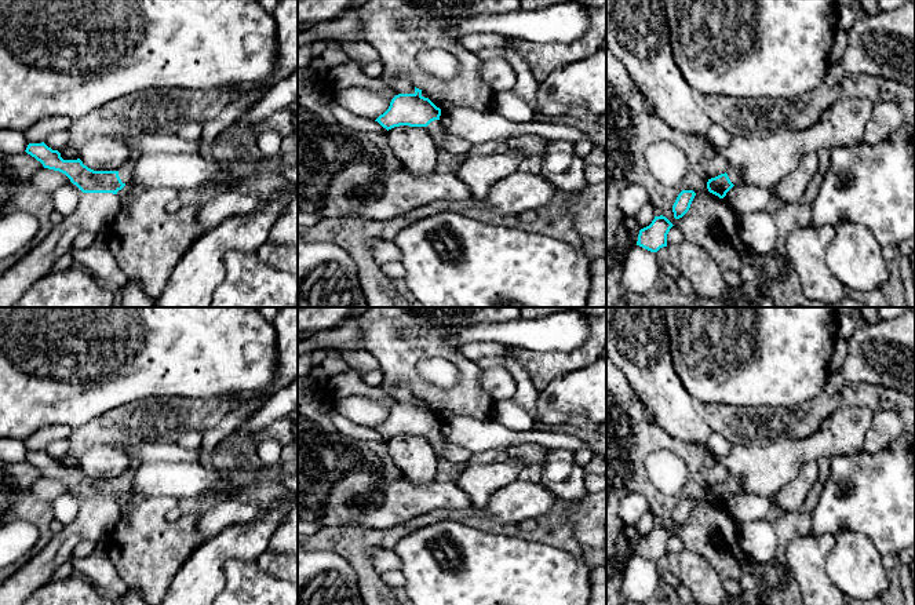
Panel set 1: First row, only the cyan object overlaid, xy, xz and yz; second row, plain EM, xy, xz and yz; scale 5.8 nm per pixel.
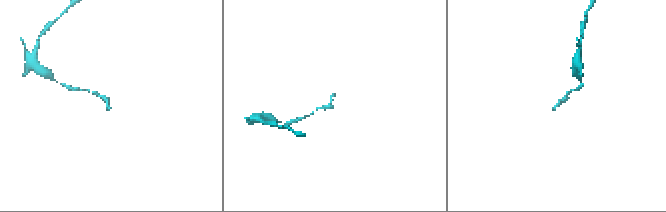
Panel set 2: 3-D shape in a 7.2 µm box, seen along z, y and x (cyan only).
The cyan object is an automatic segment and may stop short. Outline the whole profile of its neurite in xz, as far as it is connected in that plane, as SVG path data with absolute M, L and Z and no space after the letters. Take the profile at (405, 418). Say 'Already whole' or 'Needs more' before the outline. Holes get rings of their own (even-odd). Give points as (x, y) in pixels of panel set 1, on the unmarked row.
Needs more. M415 396L413 402L395 404L389 418L375 430L387 440L400 434L426 435L435 451L442 452L446 438L441 433L440 424L441 418L424 407L422 398Z

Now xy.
Needs more. M44 451L29 452L28 463L43 473L44 477L65 482L83 502L117 503L134 488L135 470L127 470L119 480L94 480L77 469L63 469L58 459L52 459Z

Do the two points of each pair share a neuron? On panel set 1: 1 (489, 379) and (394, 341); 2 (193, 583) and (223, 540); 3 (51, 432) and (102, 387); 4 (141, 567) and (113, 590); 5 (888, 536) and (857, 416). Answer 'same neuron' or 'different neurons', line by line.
1: different neurons
2: same neuron
3: different neurons
4: different neurons
5: different neurons

